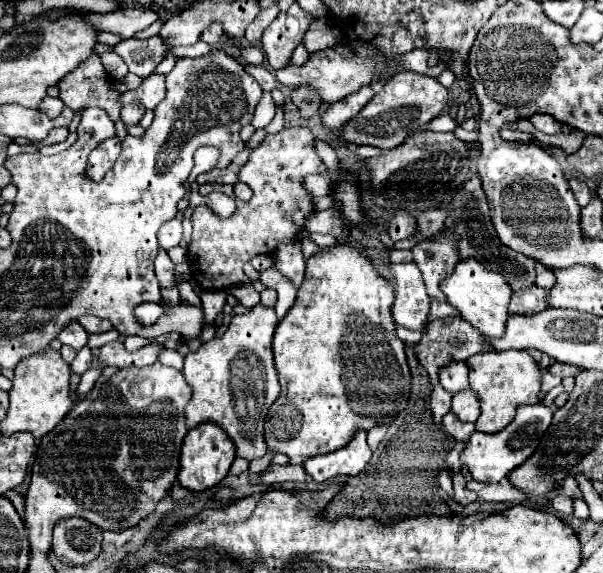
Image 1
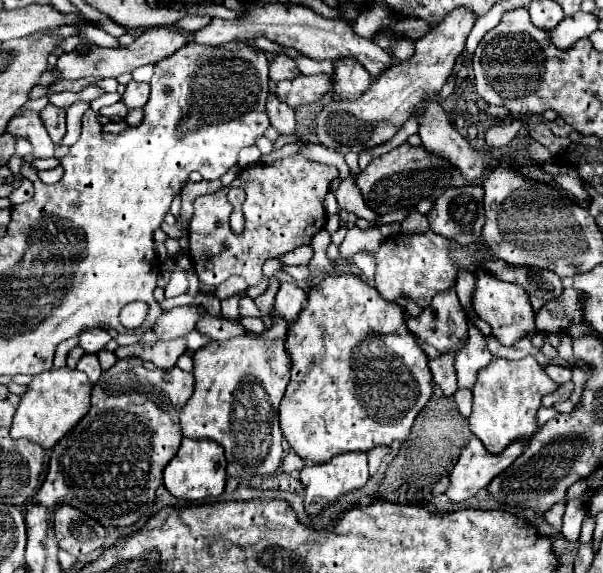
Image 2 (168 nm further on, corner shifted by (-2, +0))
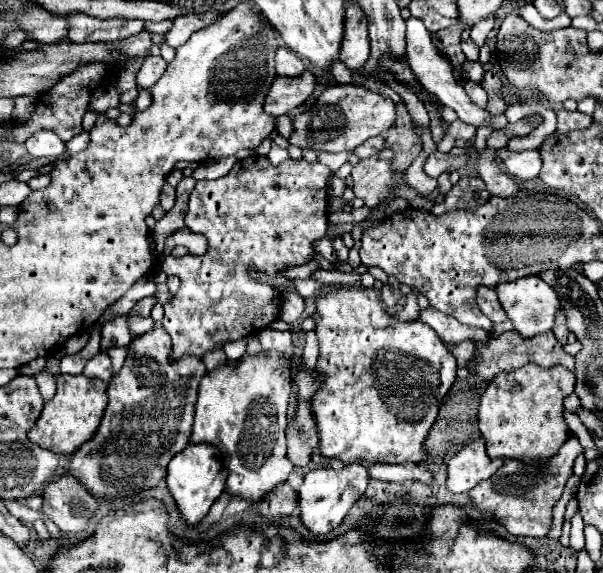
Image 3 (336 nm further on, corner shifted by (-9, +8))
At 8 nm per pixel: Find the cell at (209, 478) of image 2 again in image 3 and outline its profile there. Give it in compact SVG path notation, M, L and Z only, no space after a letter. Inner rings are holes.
M188 444L182 452L178 452L170 464L168 464L168 476L166 476L166 484L170 494L176 498L178 502L178 510L184 514L184 518L194 524L200 522L210 506L220 498L220 494L226 488L226 476L228 470L222 466L222 458L220 458L220 450L212 444Z

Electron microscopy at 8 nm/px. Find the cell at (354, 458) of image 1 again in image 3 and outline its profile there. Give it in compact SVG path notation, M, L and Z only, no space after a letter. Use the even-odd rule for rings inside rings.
M352 462L338 470L334 468L310 470L304 476L302 488L298 492L300 494L300 516L302 516L304 526L312 530L316 536L324 536L330 530L334 530L342 522L342 518L348 514L352 504L364 494L368 480L370 480L368 466L364 466L362 462Z

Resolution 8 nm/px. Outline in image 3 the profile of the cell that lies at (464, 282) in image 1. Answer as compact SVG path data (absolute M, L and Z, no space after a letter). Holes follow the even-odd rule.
M526 276L526 278L514 280L514 282L502 282L494 290L496 290L498 302L502 304L508 320L512 320L514 330L518 334L522 334L524 338L530 338L530 336L544 334L544 332L552 330L560 300L558 300L556 292L540 276Z

